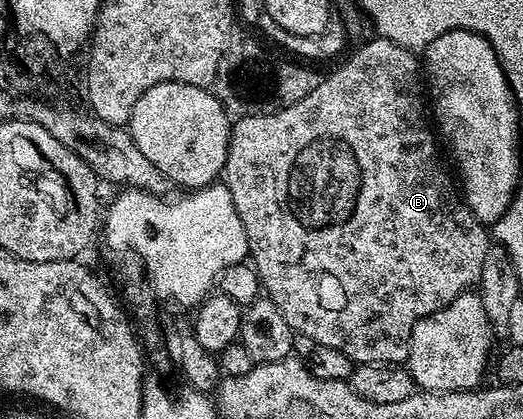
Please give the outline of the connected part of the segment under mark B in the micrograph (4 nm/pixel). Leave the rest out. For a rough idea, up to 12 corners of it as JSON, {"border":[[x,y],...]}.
{"border":[[418,55],[232,123],[262,291],[401,364],[491,245]]}

